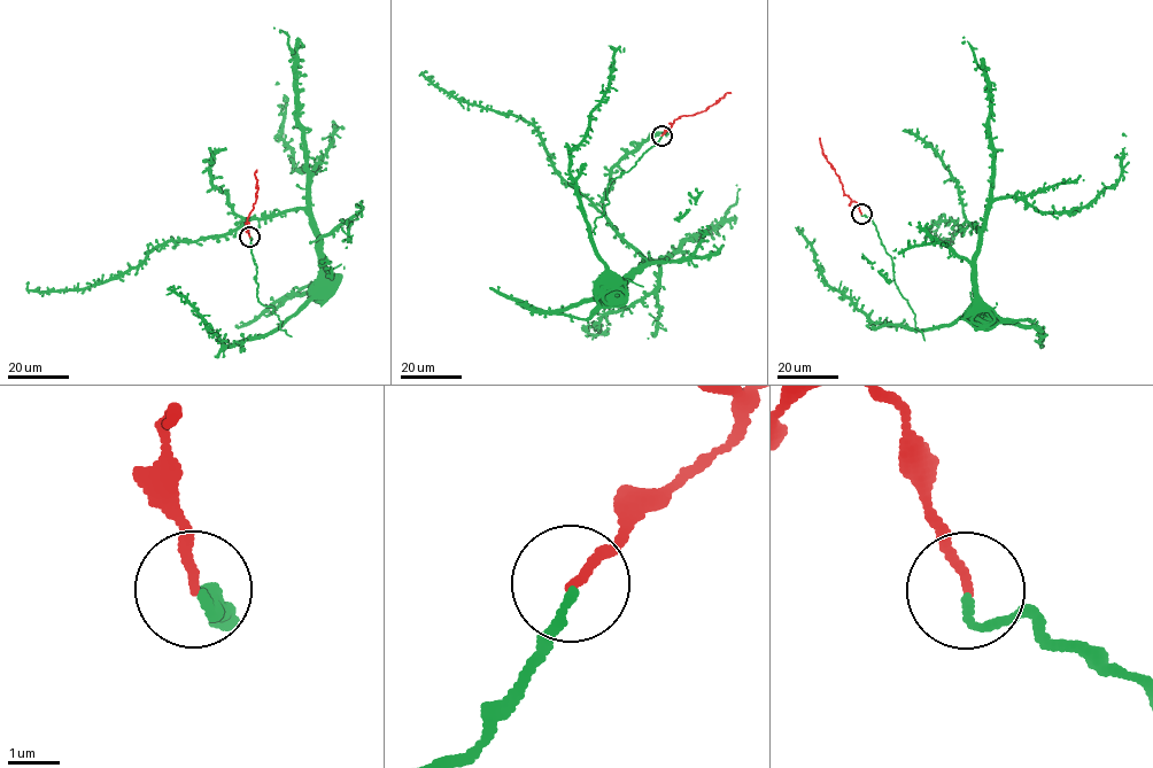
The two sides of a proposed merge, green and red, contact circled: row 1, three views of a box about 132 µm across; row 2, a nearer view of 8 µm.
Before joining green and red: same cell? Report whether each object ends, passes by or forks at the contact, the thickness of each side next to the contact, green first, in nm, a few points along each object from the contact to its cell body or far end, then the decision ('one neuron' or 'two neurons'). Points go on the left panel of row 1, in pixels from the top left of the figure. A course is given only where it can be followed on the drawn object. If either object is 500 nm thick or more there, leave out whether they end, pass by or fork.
green ends there; red ends there; 130 nm thick on the green side, 150 nm on the other; green runs (249, 237), (256, 268), (256, 296), (278, 315), (281, 330), (278, 330), (315, 292), (323, 296); red runs (249, 237), (246, 224), (256, 199), (256, 170); one neuron

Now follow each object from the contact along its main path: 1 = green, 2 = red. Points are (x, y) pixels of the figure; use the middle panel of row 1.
1: (662, 136), (633, 167), (611, 180), (604, 211), (589, 224), (593, 247), (604, 264), (610, 284)
2: (662, 134), (680, 116), (704, 111), (730, 92)

